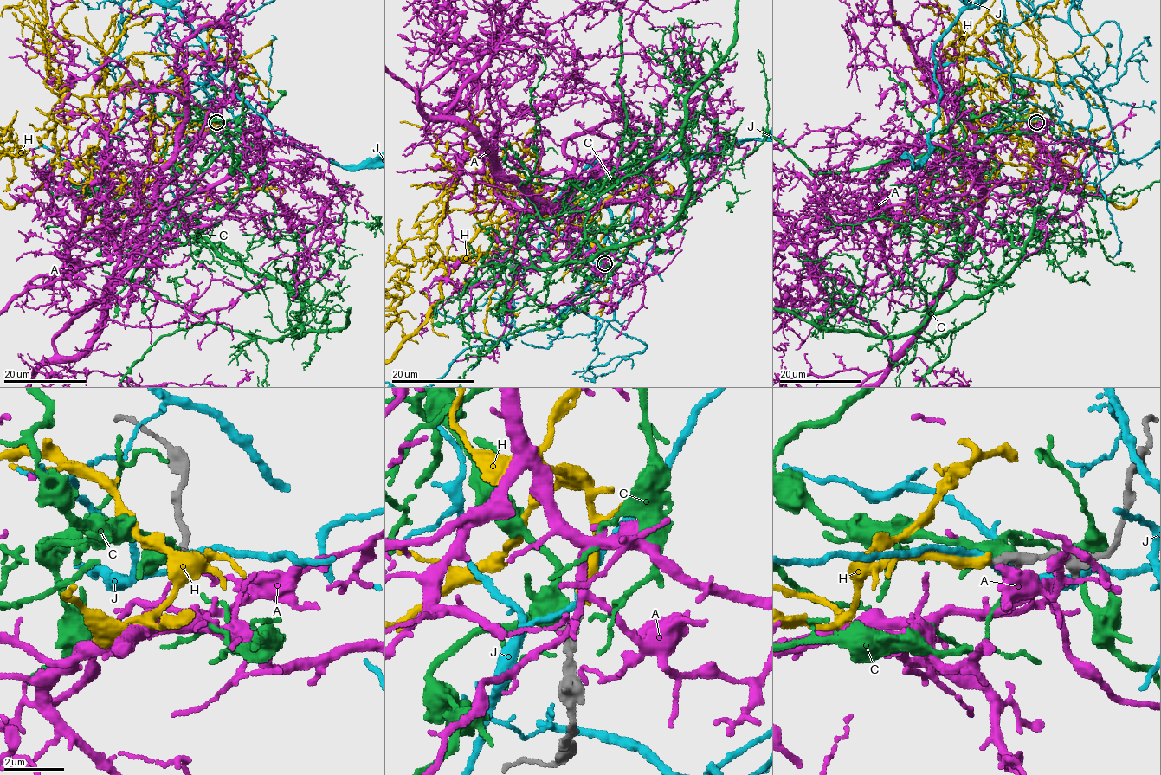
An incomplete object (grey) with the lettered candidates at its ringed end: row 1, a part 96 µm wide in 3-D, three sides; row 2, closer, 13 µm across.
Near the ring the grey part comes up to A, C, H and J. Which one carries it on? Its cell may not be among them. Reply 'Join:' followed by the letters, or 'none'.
Join: H

